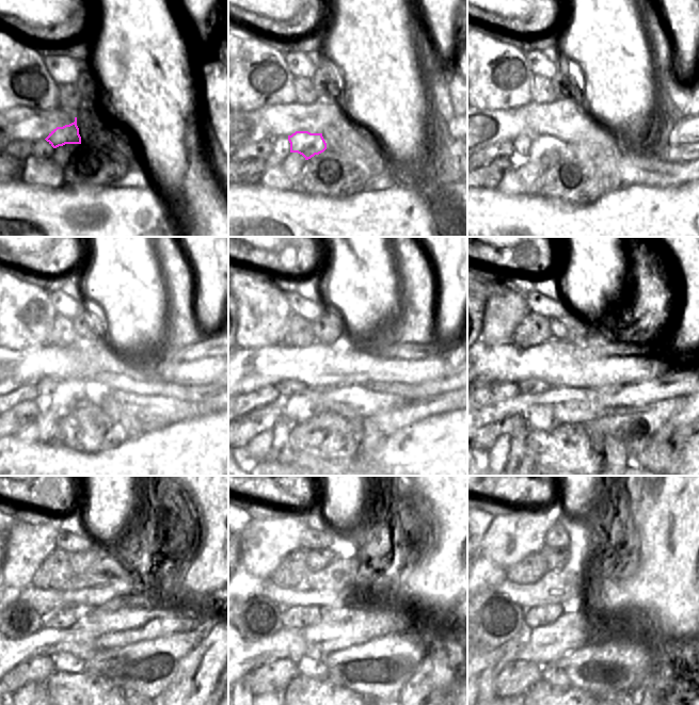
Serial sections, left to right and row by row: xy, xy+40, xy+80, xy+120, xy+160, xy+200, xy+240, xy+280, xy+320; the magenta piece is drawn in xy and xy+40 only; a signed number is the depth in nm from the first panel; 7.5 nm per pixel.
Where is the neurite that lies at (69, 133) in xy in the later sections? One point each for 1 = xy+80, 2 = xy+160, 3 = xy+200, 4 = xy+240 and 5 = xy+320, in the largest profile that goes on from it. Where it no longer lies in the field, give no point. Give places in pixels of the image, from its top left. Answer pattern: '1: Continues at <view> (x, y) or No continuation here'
1: Continues at xy+80 (546, 149)
2: Continues at xy+160 (297, 409)
3: Continues at xy+200 (540, 417)
4: Continues at xy+240 (64, 661)
5: Continues at xy+320 (551, 673).

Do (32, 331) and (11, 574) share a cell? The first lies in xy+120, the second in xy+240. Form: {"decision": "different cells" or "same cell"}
{"decision": "same cell"}

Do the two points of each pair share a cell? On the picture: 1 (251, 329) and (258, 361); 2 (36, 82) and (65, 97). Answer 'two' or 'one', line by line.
1: two
2: two

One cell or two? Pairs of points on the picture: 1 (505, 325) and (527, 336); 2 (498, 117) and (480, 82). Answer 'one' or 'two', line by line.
1: two
2: two

